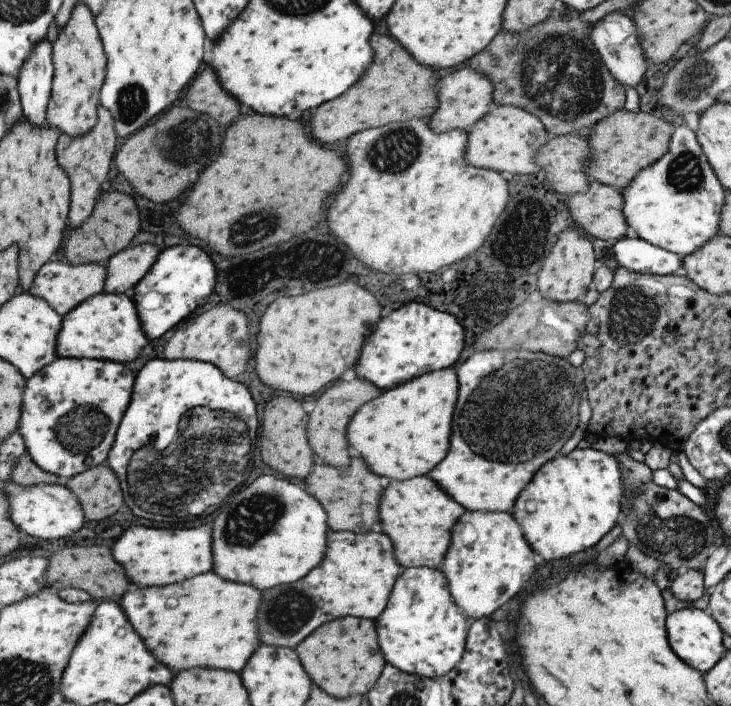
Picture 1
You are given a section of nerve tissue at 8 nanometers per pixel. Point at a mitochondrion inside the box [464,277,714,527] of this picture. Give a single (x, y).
(629, 302)

